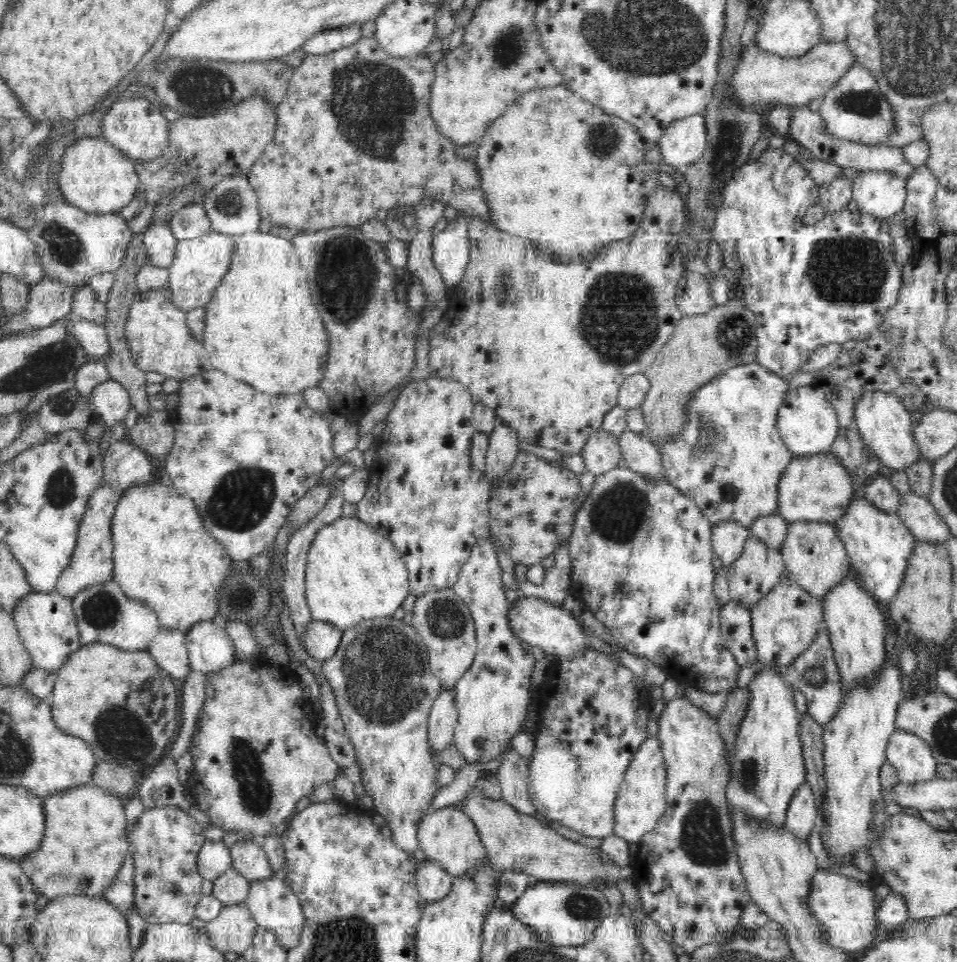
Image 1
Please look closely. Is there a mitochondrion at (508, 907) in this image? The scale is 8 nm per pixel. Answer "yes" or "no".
no

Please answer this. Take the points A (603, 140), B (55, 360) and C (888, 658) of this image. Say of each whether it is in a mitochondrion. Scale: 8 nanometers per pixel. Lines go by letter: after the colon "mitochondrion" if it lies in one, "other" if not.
A: mitochondrion
B: mitochondrion
C: other

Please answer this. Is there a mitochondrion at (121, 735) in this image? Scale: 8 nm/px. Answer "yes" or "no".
yes

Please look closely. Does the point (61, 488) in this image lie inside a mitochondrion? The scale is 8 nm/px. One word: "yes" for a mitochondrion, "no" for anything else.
yes

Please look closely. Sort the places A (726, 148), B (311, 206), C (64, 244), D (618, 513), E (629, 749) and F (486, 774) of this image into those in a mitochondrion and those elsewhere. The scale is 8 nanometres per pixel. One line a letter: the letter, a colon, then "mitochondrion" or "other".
A: mitochondrion
B: other
C: mitochondrion
D: mitochondrion
E: other
F: other

